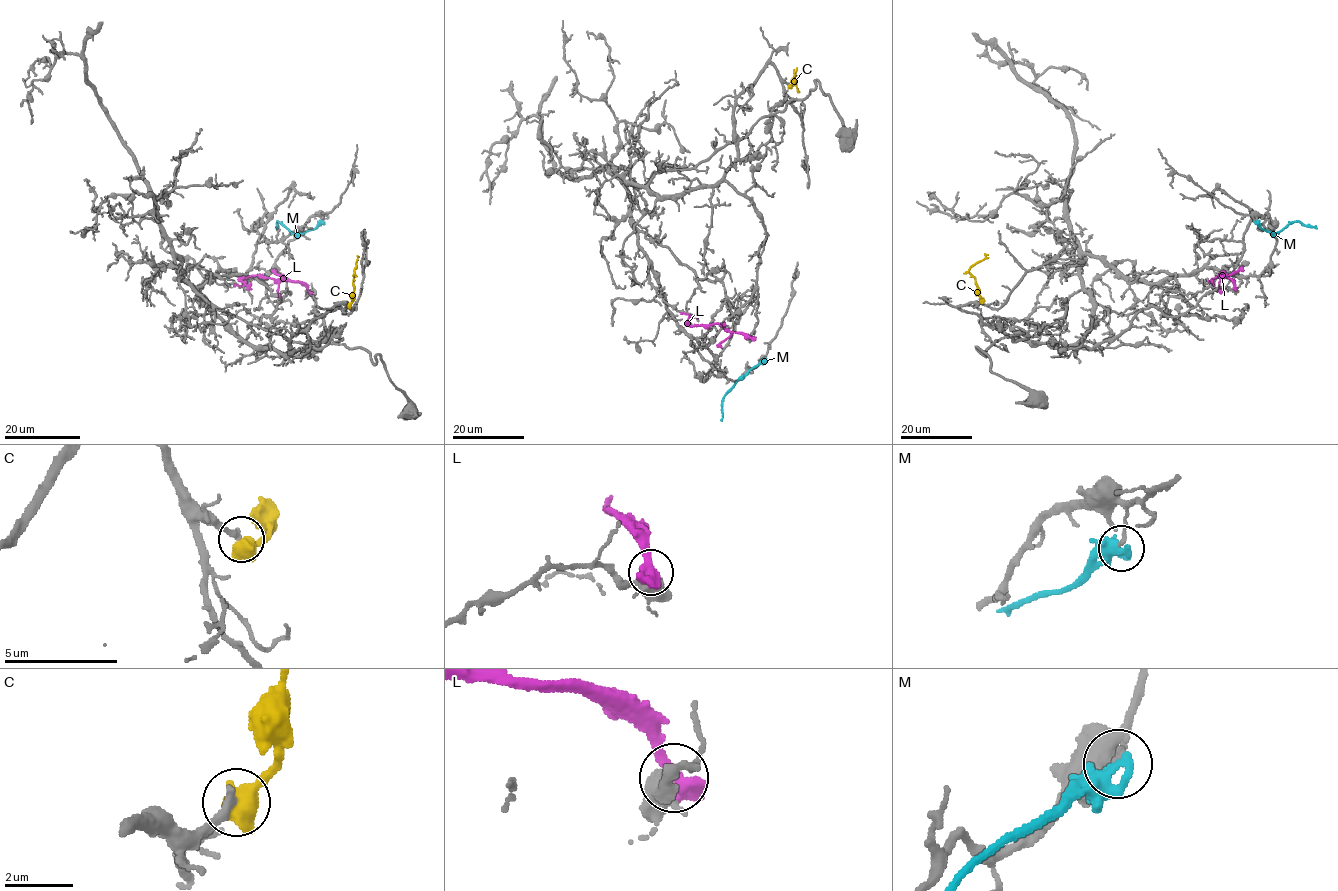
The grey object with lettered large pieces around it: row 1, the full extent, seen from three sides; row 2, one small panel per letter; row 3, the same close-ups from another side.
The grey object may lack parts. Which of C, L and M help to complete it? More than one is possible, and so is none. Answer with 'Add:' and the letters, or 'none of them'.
Add: C

